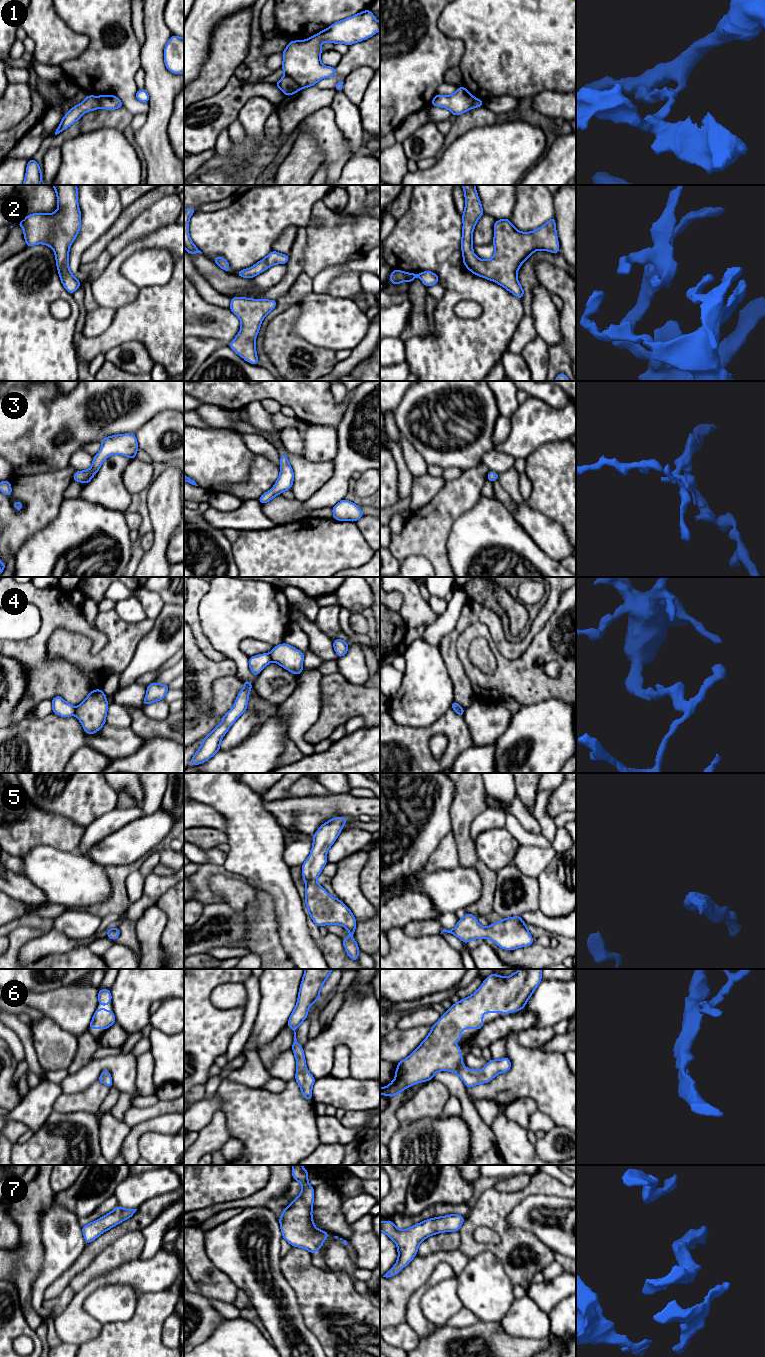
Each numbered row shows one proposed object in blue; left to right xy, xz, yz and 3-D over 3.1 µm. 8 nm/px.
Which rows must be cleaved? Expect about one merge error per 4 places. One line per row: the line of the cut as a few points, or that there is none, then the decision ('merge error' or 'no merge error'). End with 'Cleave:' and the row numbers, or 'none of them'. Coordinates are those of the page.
1: cut xz (285, 74), (301, 88); merge error
2: cut none; no merge error
3: cut none; no merge error
4: cut xy (75, 708), (73, 714); merge error
5: cut none; no merge error
6: cut none; no merge error
7: cut none; no merge error
Cleave: 1, 4

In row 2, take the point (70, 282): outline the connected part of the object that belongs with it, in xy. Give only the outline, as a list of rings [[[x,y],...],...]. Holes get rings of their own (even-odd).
[[[52,185],[57,194],[58,209],[51,214],[34,213],[17,225],[24,231],[27,247],[45,244],[54,250],[60,280],[73,294],[80,287],[69,270],[69,249],[81,226],[77,185]]]

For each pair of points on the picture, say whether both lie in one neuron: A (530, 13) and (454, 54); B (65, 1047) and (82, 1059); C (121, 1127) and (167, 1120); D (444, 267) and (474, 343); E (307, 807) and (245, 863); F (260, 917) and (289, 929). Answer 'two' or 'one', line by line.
A: two
B: two
C: two
D: one
E: two
F: two

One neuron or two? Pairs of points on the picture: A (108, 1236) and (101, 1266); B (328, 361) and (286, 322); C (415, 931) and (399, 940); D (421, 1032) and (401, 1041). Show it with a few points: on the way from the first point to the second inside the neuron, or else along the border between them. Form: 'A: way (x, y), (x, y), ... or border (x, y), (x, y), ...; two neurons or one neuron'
A: border (125, 1234), (111, 1242), (89, 1264); two neurons
B: way (315, 355), (301, 347), (289, 335); one neuron
C: border (402, 928), (409, 936), (430, 936); two neurons
D: way (416, 1035), (406, 1041); one neuron

